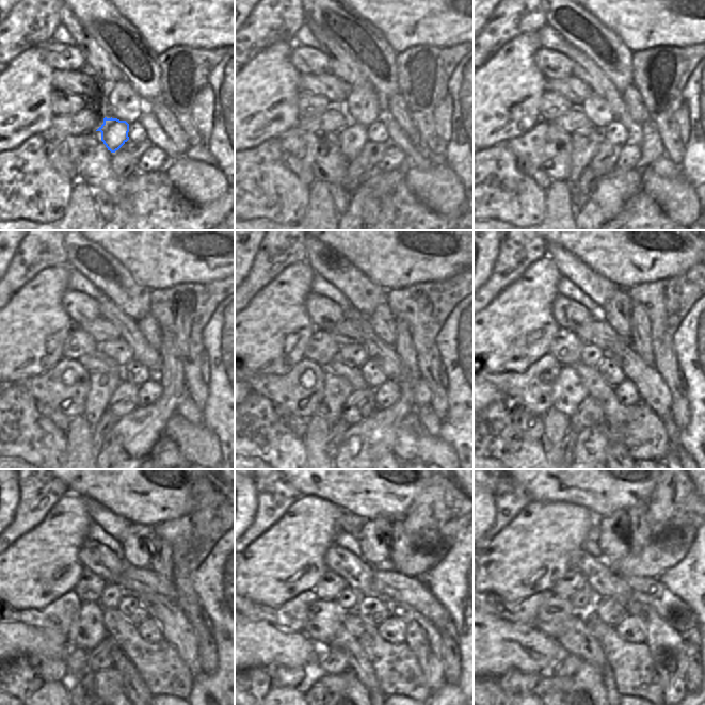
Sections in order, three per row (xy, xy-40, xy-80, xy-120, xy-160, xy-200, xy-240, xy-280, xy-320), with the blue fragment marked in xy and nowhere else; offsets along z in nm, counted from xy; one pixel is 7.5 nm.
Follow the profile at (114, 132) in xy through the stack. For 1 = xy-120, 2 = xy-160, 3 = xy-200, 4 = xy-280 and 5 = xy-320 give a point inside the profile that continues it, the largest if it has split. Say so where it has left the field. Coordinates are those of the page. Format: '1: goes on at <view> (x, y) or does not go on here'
1: goes on at xy-120 (102, 384)
2: goes on at xy-160 (337, 389)
3: goes on at xy-200 (569, 391)
4: goes on at xy-280 (325, 618)
5: goes on at xy-320 (551, 614)

